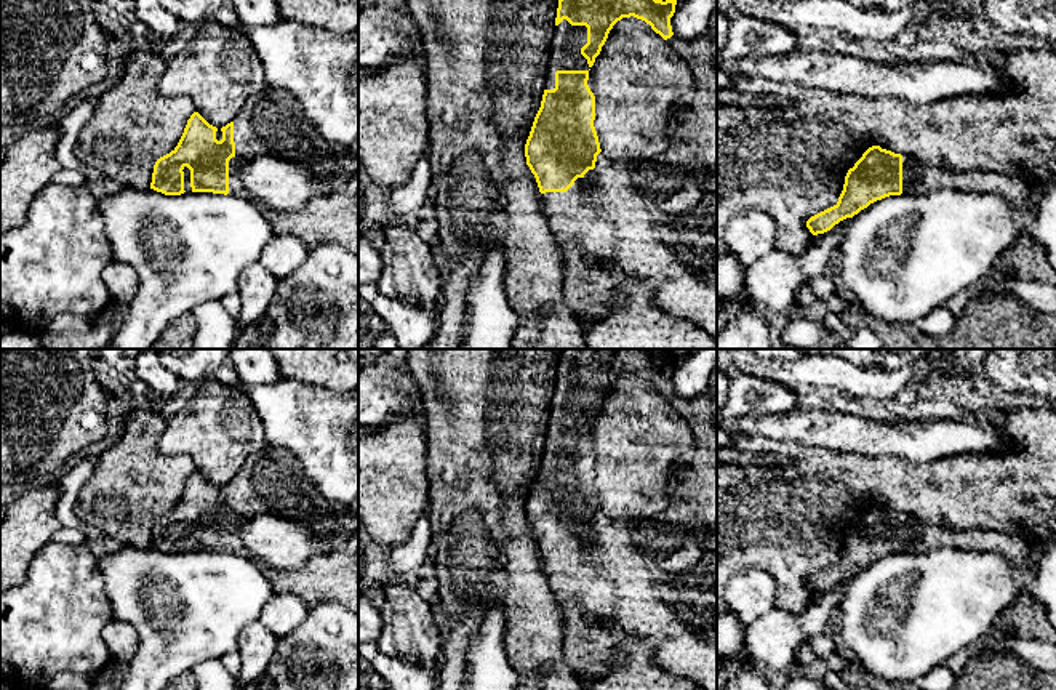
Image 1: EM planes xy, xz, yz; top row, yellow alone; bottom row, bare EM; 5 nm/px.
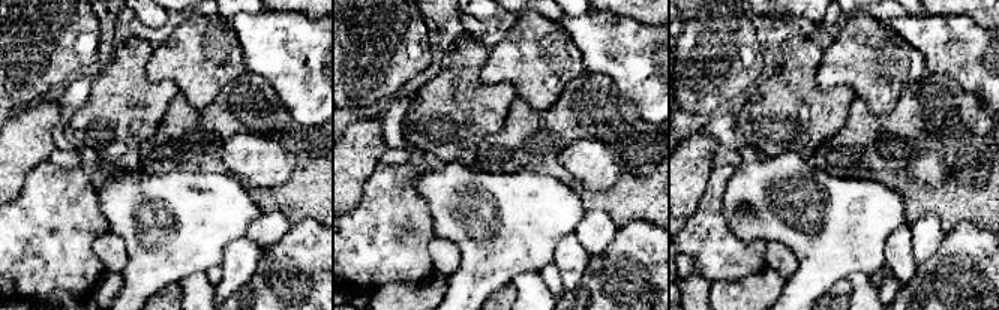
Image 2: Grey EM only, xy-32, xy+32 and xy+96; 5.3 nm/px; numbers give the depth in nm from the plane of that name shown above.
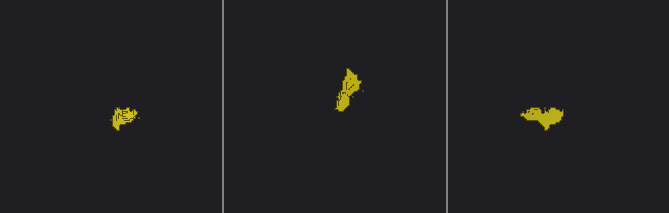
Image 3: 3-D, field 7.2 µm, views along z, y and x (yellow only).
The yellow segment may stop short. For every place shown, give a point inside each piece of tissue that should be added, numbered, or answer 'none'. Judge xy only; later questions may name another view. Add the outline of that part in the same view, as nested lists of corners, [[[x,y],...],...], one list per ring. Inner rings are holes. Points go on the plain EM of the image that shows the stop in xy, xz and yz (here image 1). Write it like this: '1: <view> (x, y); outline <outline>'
1: xy (279, 487); outline [[[272,445],[246,458],[232,480],[235,514],[229,519],[229,554],[250,557],[240,532],[256,515],[278,514],[298,520],[315,540],[315,549],[299,570],[266,572],[274,591],[294,594],[309,608],[334,602],[358,615],[358,498],[349,504],[328,501],[304,479],[296,456]]]

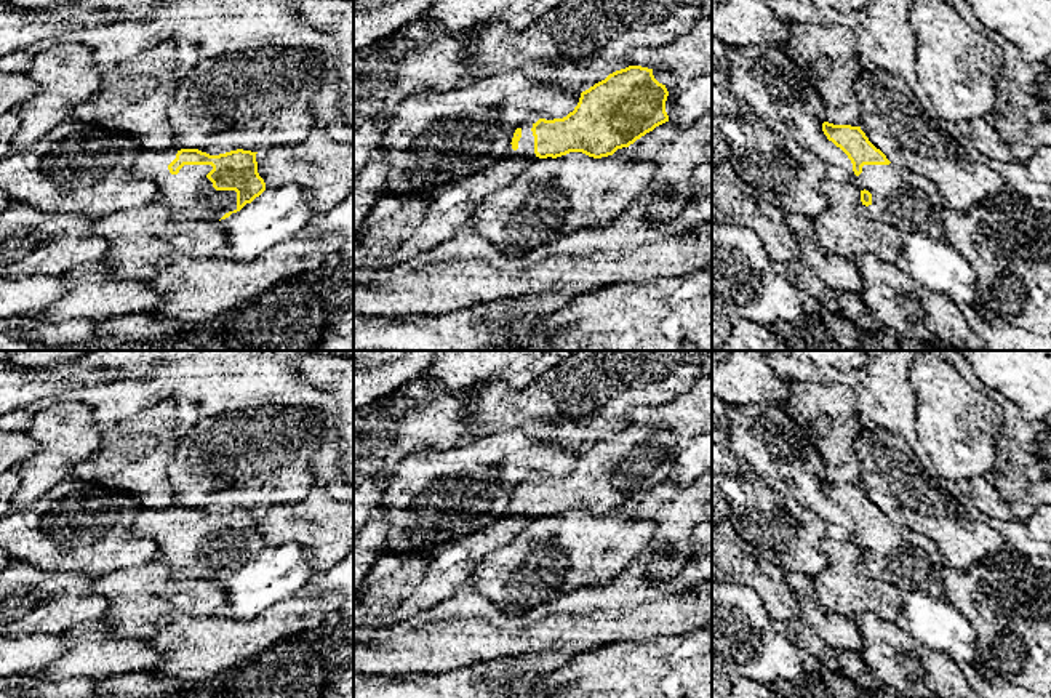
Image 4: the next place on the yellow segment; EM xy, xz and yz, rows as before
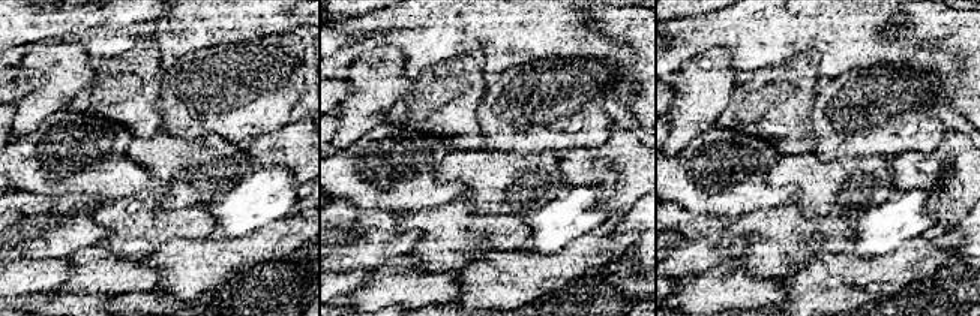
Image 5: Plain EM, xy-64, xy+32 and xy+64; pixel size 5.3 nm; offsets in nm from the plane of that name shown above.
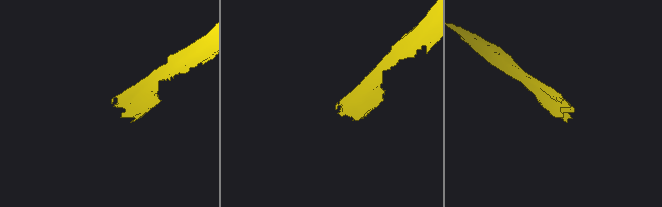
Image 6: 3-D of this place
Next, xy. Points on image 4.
1: xy (189, 554); outline [[[181,506],[163,509],[141,509],[134,517],[130,533],[152,540],[168,565],[171,578],[206,580],[219,578],[237,568],[235,549],[216,549],[206,533],[211,524],[184,524],[178,533],[171,533],[168,524]]]

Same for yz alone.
1: yz (903, 557); outline [[[864,524],[859,535],[851,536],[853,544],[872,552],[872,562],[865,565],[861,559],[857,572],[865,578],[881,580],[899,588],[902,592],[921,592],[933,599],[945,599],[941,570],[944,559],[939,546],[928,536],[917,533],[904,525],[889,524]]]

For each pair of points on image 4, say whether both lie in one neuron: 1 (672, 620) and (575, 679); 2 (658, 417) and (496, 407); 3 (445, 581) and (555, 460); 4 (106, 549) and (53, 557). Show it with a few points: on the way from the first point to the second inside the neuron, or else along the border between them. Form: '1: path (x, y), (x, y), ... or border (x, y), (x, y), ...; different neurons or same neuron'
1: border (616, 642), (597, 645), (579, 653); different neurons
2: border (634, 405), (623, 421); different neurons
3: border (501, 514), (469, 533); different neurons
4: path (93, 549), (77, 549), (66, 556); same neuron

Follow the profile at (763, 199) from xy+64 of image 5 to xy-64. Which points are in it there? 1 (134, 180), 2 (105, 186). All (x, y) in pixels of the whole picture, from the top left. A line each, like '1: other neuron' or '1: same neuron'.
1: same neuron
2: same neuron

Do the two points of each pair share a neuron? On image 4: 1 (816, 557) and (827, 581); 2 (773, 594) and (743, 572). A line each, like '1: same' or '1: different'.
1: different
2: same

